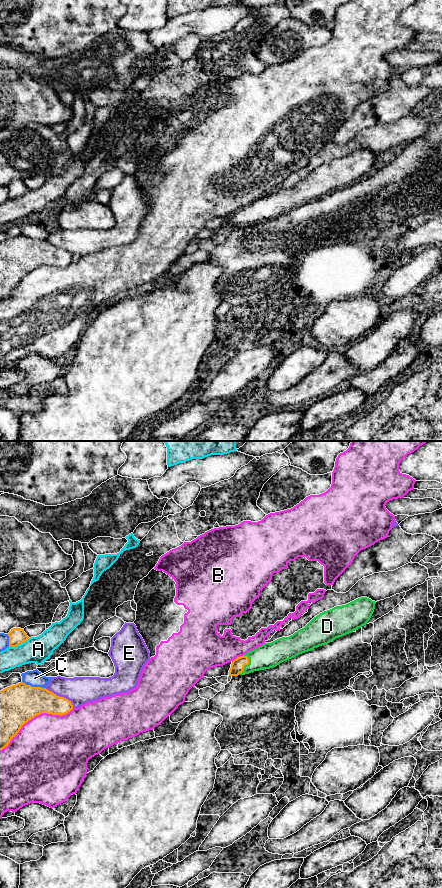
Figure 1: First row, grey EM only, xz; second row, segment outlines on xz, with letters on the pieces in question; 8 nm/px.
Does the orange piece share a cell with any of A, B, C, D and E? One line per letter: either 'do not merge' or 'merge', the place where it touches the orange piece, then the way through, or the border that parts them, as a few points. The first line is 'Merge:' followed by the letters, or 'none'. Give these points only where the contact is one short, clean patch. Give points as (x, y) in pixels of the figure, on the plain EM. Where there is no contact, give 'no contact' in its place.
Merge: D
A: do not merge | xz (19, 196) | along xz (29, 190), (15, 198), (9, 199)
B: do not merge | xz (34, 268)
C: do not merge | xz (34, 239)
D: merge | xz (245, 216) | across xz (237, 218), (245, 216), (269, 207)
E: do not merge | xz (59, 248)

